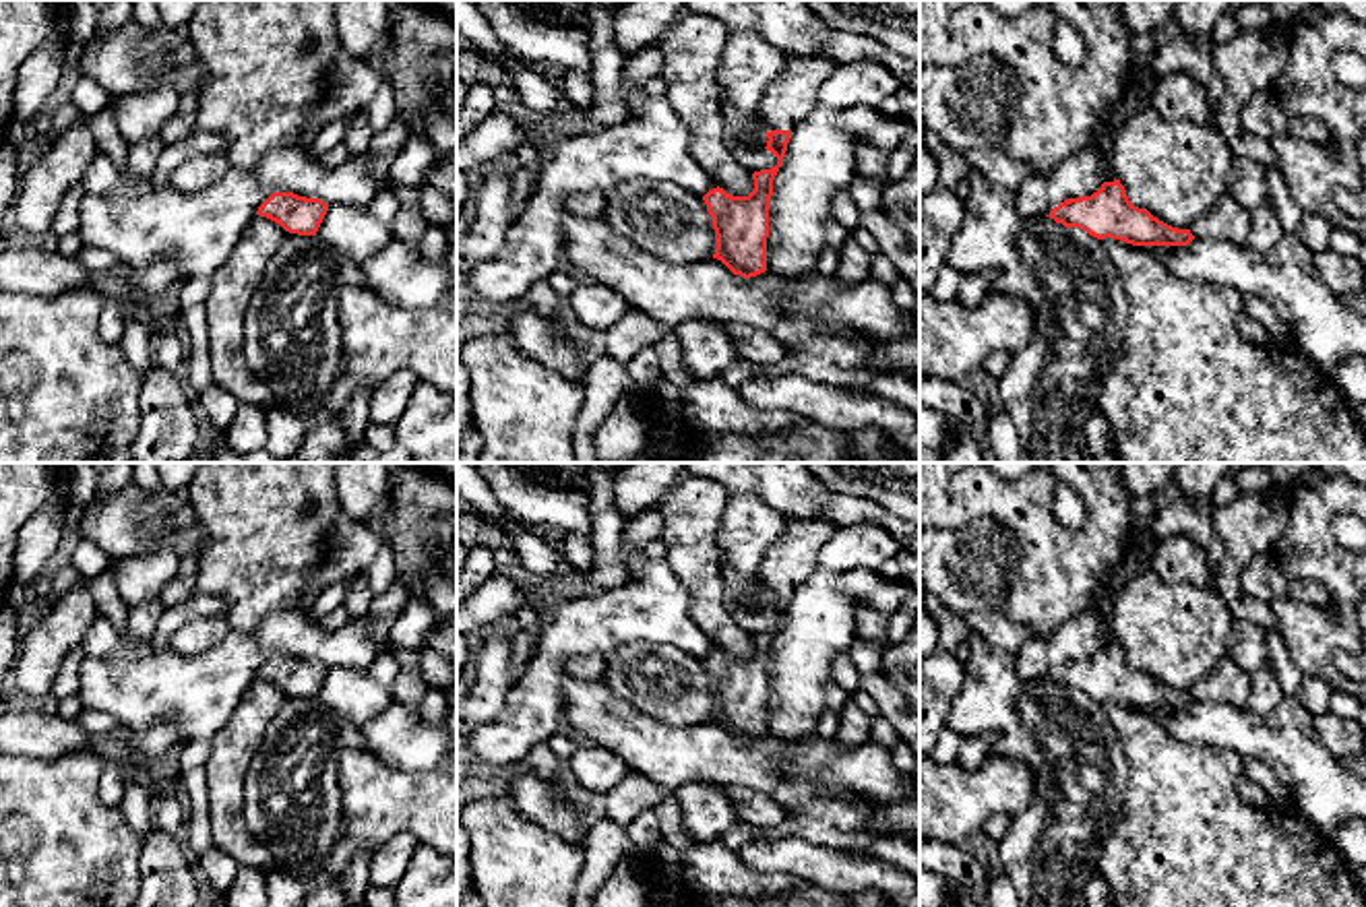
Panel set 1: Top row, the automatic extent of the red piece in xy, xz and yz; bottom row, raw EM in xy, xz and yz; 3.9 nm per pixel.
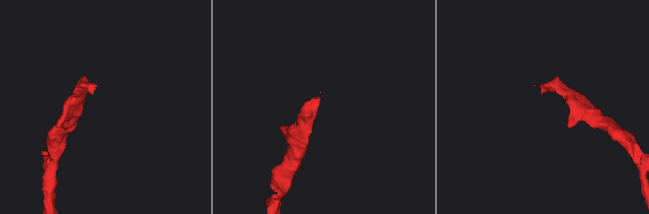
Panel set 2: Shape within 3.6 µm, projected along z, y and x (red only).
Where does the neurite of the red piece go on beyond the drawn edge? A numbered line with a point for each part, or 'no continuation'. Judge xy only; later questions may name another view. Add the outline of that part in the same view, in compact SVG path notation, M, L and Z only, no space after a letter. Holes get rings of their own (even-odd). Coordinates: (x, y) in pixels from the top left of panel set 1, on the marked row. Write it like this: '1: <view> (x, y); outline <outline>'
no continuation

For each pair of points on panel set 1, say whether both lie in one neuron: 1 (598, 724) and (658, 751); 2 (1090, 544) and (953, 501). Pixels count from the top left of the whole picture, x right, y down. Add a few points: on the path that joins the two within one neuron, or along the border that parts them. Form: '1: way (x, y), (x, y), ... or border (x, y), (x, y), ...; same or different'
1: way (612, 724), (643, 744); same
2: way (1057, 544), (1015, 503), (986, 501); same

